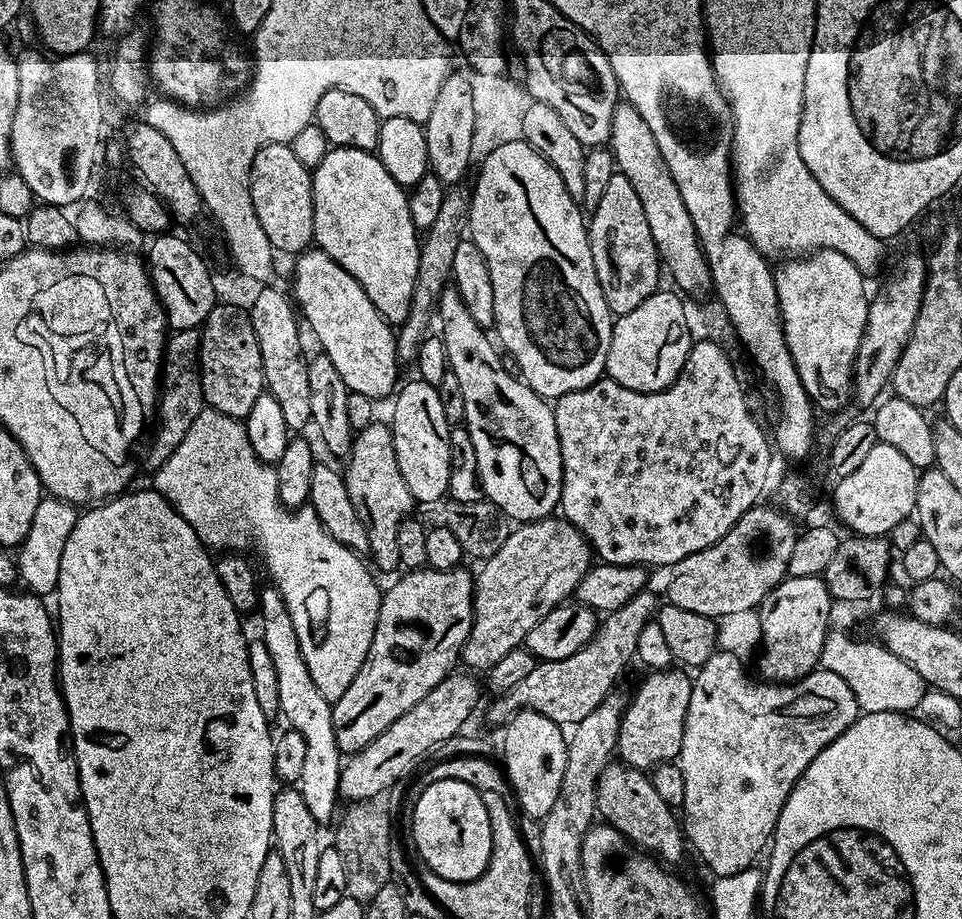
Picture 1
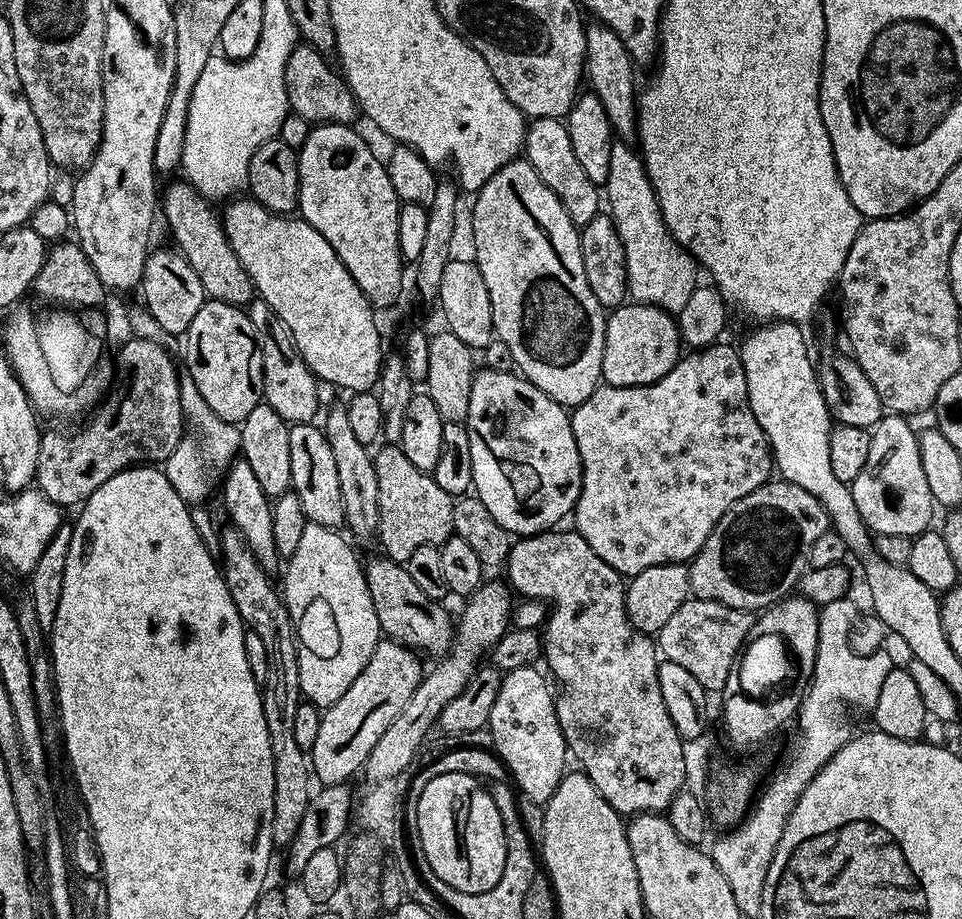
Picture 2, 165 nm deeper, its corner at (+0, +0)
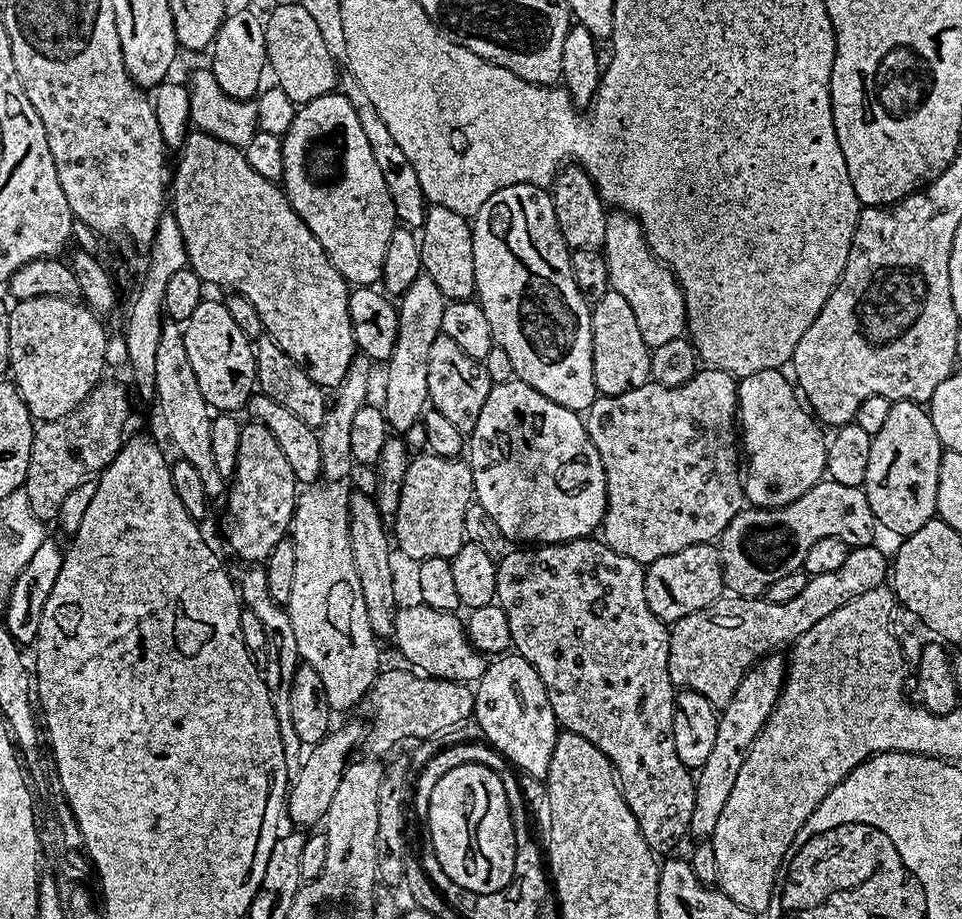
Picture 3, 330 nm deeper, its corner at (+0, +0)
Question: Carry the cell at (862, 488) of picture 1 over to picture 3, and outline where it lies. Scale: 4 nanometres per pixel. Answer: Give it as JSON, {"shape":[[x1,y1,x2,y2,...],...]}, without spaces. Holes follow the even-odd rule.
{"shape":[[913,400,895,401,882,430,872,438,870,467,862,485,881,529,889,528,903,538,933,520,941,455,942,445,927,411]]}

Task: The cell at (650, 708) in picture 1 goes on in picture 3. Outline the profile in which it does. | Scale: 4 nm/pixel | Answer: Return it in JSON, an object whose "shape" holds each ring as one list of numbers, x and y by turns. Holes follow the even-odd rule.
{"shape":[[596,538,567,540,561,544,542,544,539,546,520,546,517,550,509,550,496,566,496,600,500,609,506,614,506,622,510,626,512,648,515,655,526,658,534,670,538,670,538,678,542,678,542,686,546,686,546,694,550,698,550,706,556,715,556,723,565,732,582,734,586,742,594,742,602,754,611,762,616,771,616,778,634,818,638,822,640,832,653,850,668,848,675,840,689,835,690,814,694,814,694,794,696,781,693,773,678,758,678,750,674,750,674,710,676,709,676,693,668,659,670,658,670,628,665,621,658,619,650,606,646,606,646,586,644,585,645,565,634,562,634,558,626,558,626,554,618,554,610,550,608,545]]}

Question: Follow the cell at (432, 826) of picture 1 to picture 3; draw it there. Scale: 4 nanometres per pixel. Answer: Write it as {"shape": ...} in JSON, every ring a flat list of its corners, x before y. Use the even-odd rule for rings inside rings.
{"shape":[[480,764,454,767,439,778,430,794,426,809,428,815,428,840,438,858,438,866,465,892,476,892,479,896,500,892,512,881,516,861,516,831,512,825,514,809,508,805,506,790,502,790,499,772]]}

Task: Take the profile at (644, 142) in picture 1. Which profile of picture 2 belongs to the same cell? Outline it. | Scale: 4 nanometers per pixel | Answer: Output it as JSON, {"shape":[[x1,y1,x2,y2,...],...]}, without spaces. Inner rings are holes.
{"shape":[[592,22,585,27,586,54,584,70,587,87,602,102,606,110,606,118,610,118,612,131,619,139,632,142,638,136,638,84,636,88,636,72,634,61,622,38,614,34,607,24]]}

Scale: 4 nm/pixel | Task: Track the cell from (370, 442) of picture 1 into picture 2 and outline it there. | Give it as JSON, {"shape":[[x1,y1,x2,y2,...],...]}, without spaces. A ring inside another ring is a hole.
{"shape":[[384,446,384,449,374,456,374,470,378,474,378,514,380,515,380,527,378,529,378,541,382,547,383,555,389,556,394,562,407,565,410,554,418,550,418,546,430,546,445,544,454,535,454,510,452,505,454,498,438,486,438,482,427,472,423,472,398,446]]}

